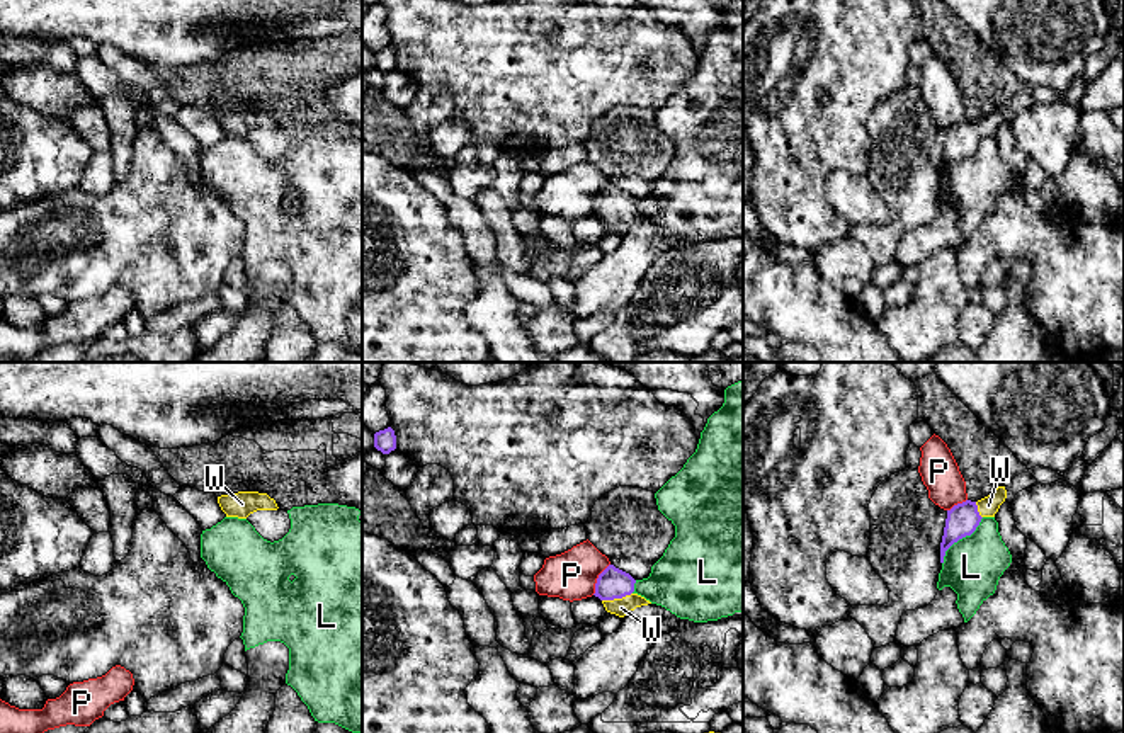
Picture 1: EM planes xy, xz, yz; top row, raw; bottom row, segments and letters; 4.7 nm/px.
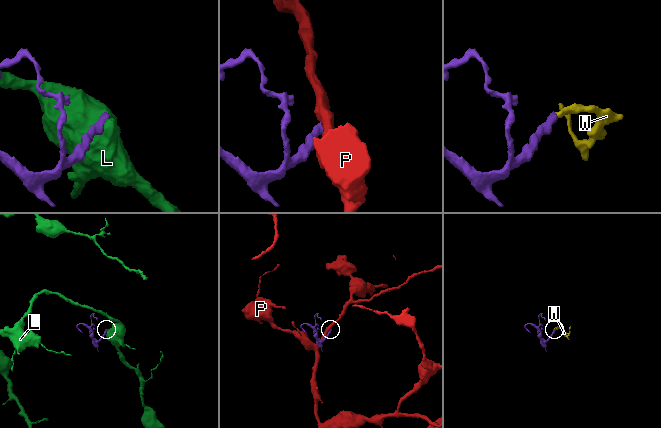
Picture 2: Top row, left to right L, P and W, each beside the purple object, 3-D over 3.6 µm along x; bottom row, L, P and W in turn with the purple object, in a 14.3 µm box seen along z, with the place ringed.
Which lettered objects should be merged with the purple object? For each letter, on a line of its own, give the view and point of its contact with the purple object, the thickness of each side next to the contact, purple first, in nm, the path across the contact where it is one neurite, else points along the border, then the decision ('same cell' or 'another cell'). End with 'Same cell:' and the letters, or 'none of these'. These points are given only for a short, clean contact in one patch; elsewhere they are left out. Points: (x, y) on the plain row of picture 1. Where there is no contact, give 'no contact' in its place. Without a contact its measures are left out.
L: yz (959, 157) | 150/280 nm | along yz (983, 136), (970, 153), (959, 157), (946, 170), (942, 182) | another cell
P: xz (597, 198) | 140/240 nm | along xz (609, 182), (599, 194), (592, 213) | another cell
W: xz (616, 216) | 140/90 nm | across xz (613, 203), (616, 216), (621, 227) | same cell
Same cell: W

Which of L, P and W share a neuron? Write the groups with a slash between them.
L / P / W

